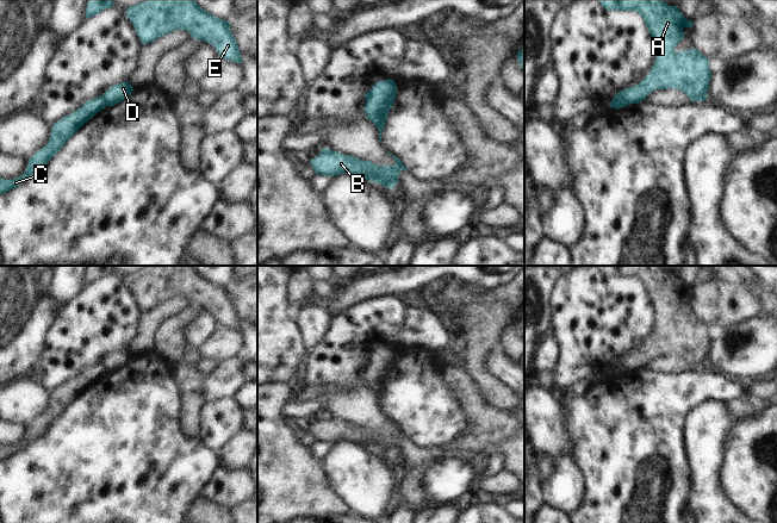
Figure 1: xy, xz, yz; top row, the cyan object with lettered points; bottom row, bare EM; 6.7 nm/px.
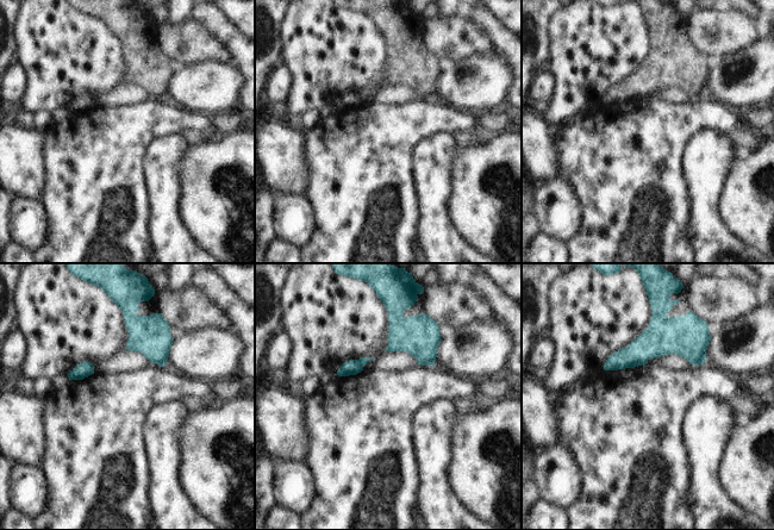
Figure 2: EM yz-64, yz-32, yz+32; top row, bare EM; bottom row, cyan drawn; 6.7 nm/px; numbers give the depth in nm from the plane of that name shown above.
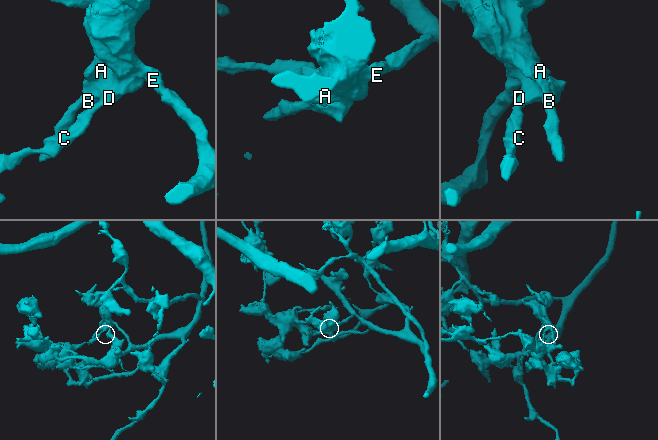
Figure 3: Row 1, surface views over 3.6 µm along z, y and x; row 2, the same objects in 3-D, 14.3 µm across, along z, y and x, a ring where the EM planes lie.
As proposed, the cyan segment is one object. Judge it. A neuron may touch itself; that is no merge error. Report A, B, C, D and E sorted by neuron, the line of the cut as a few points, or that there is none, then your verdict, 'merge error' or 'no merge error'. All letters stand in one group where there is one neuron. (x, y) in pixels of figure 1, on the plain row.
A B D E / C; cut in yz along (613, 365), (622, 363), (629, 371); merge error

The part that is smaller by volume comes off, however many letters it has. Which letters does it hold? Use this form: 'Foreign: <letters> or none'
Foreign: C

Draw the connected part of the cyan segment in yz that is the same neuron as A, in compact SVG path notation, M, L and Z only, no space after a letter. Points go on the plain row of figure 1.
M597 266L607 278L638 279L651 300L657 326L649 341L633 354L619 359L629 372L644 368L655 356L679 356L691 368L707 367L711 338L709 326L697 316L675 318L685 304L684 294L692 295L678 273L670 273L661 266Z

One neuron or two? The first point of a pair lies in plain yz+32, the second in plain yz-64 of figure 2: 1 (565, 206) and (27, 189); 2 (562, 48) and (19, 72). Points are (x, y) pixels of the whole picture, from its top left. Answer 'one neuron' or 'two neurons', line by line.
1: two neurons
2: two neurons

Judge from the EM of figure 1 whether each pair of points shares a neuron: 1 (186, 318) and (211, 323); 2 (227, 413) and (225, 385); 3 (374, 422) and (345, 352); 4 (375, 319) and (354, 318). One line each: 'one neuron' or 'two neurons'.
1: two neurons
2: two neurons
3: two neurons
4: one neuron

